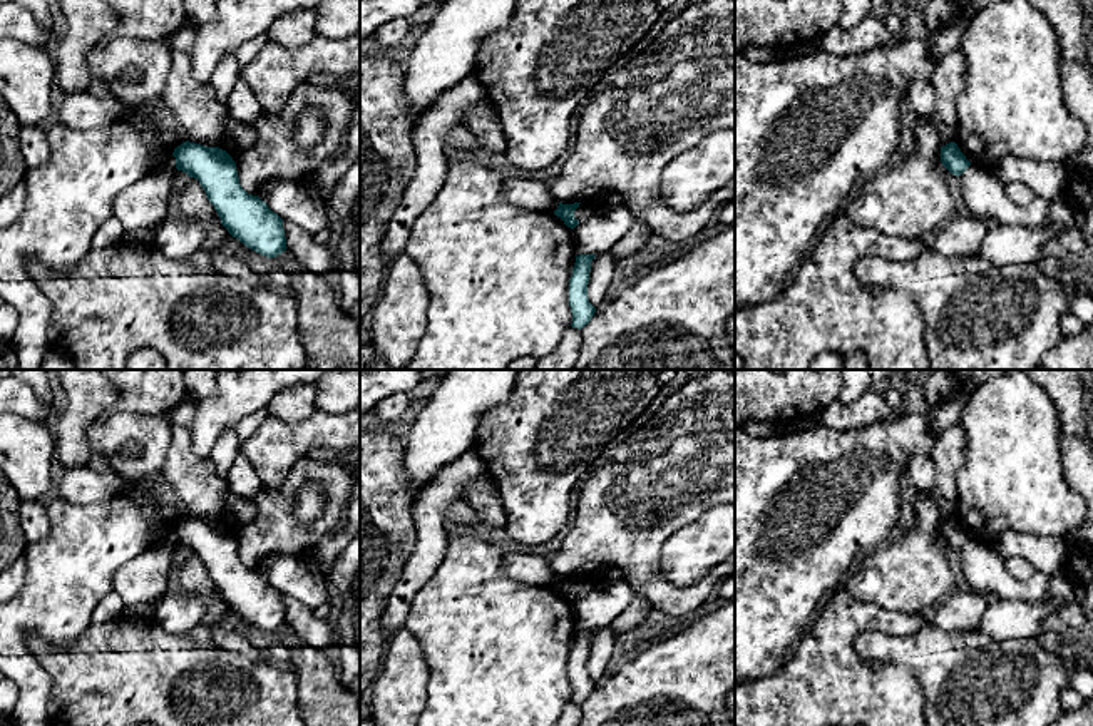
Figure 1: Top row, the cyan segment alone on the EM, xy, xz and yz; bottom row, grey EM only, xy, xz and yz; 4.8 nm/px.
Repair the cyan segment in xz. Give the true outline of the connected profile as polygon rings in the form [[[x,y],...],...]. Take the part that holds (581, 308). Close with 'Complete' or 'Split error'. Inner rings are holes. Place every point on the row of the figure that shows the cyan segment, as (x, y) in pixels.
[[[579,254],[569,279],[569,306],[572,313],[572,328],[584,328],[596,313],[596,308],[588,299],[589,271],[594,254]]]. Complete

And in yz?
[[[949,142],[941,147],[941,162],[951,174],[957,177],[971,166],[956,142]]]. Complete

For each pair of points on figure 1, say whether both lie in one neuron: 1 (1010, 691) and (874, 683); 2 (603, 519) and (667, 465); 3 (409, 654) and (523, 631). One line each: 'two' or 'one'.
1: two
2: one
3: two

